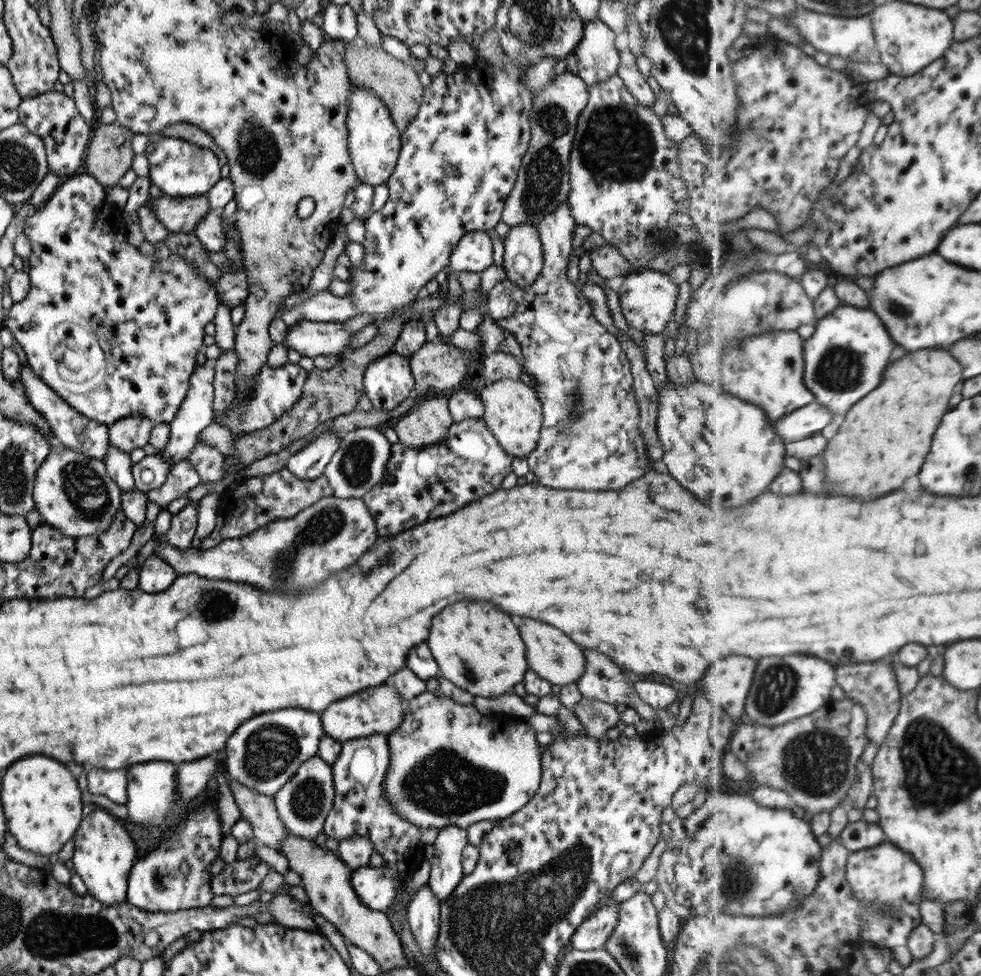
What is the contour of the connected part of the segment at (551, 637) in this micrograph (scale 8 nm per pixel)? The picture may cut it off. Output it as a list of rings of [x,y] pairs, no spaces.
[[[518,618],[518,630],[520,636],[526,644],[526,660],[528,660],[527,669],[540,675],[540,678],[549,683],[558,686],[576,683],[577,680],[586,671],[586,658],[584,658],[584,649],[566,634],[562,634],[558,628],[552,628],[548,624],[542,624],[538,620],[530,618]]]

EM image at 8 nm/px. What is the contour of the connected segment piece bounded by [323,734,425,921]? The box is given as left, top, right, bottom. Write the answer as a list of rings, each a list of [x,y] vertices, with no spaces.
[[[386,734],[354,739],[340,749],[338,758],[331,765],[335,797],[331,811],[325,818],[323,833],[338,841],[352,836],[363,836],[373,846],[374,852],[384,858],[384,867],[396,869],[399,889],[389,910],[403,902],[400,920],[407,920],[407,906],[412,897],[404,897],[406,886],[420,867],[424,858],[425,844],[420,841],[420,829],[391,807],[383,782],[390,766],[390,747]]]

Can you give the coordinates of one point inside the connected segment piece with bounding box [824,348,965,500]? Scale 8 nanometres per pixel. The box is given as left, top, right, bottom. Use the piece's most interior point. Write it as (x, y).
(885, 441)

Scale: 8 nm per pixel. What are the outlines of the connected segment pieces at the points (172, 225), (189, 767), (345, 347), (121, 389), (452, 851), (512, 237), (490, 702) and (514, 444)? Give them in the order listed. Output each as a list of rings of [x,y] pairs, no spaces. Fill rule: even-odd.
[[[162,194],[154,201],[156,218],[172,232],[192,233],[198,223],[210,212],[206,195],[199,197],[172,197]]]
[[[210,756],[178,764],[179,805],[184,807],[186,804],[191,804],[192,800],[205,790],[220,766],[222,764]]]
[[[301,320],[291,327],[287,328],[285,336],[286,347],[296,350],[301,356],[314,358],[318,355],[336,355],[344,356],[350,352],[349,342],[355,337],[355,334],[342,331],[341,322],[314,322],[310,320]]]
[[[81,171],[80,174],[63,180],[57,190],[44,203],[44,206],[36,208],[32,215],[27,218],[22,231],[30,240],[33,251],[25,263],[30,281],[29,291],[24,300],[12,305],[10,311],[6,313],[4,324],[12,331],[13,337],[24,350],[27,356],[27,366],[32,368],[49,388],[52,388],[60,398],[73,406],[80,414],[107,426],[114,424],[122,417],[140,414],[148,417],[155,424],[164,422],[170,424],[183,403],[184,397],[188,394],[188,390],[190,390],[190,375],[198,366],[196,354],[198,354],[198,348],[203,345],[204,328],[206,328],[206,324],[213,322],[219,307],[218,294],[214,286],[211,286],[203,276],[197,274],[195,266],[184,261],[184,259],[171,254],[166,260],[158,262],[154,256],[142,256],[138,248],[128,243],[127,216],[121,209],[113,205],[107,196],[108,191],[102,184]],[[78,318],[90,320],[96,336],[94,336],[94,332],[88,332],[88,328],[80,326],[82,322]]]
[[[447,824],[436,837],[435,855],[430,859],[430,877],[427,885],[441,903],[454,892],[465,877],[462,867],[463,850],[469,847],[467,831]]]
[[[530,223],[513,226],[504,240],[503,267],[507,279],[528,288],[543,266],[539,228]]]
[[[514,692],[504,693],[496,698],[475,696],[473,705],[482,715],[494,712],[504,716],[512,715],[514,717],[526,719],[537,712],[534,705],[527,704],[523,697]]]
[[[503,378],[496,382],[486,382],[479,397],[484,405],[484,414],[481,418],[504,452],[518,458],[527,457],[537,447],[543,421],[541,402],[535,389],[520,380]]]

